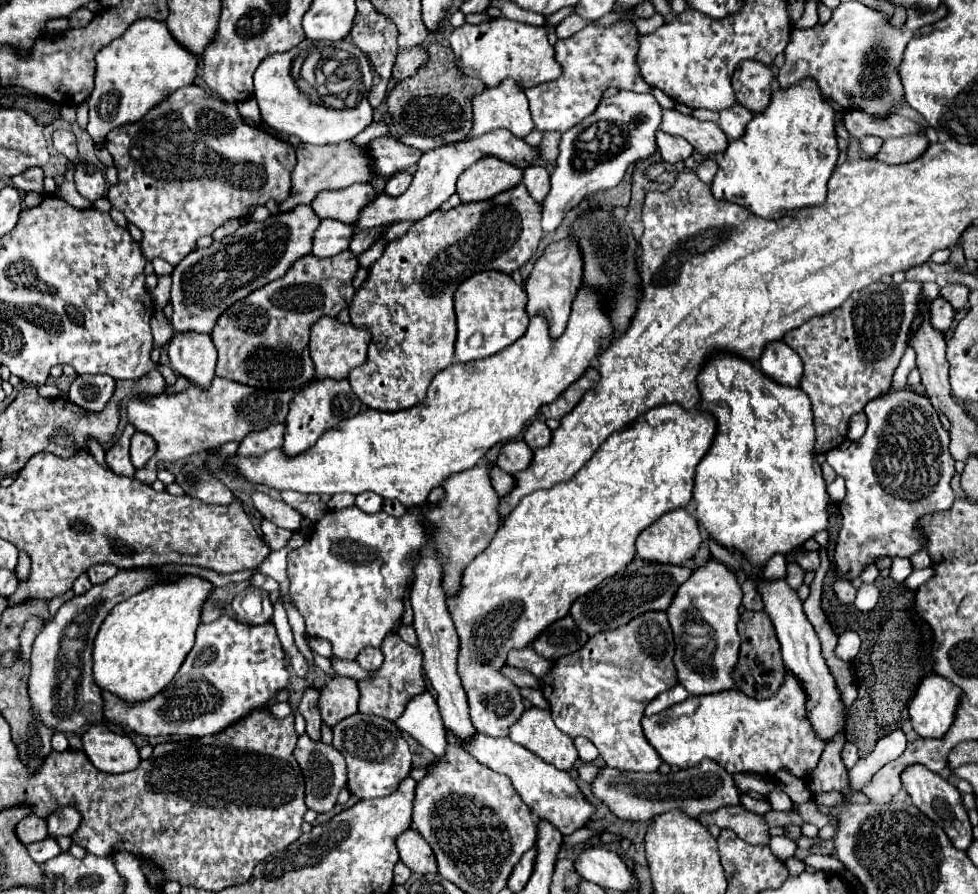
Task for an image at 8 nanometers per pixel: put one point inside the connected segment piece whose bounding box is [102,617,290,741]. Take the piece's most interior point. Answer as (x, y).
(242, 667)

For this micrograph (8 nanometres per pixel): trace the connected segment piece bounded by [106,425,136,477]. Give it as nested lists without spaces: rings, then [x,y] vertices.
[[[126,425],[122,437],[106,451],[106,463],[108,467],[118,473],[118,475],[126,475],[132,477],[134,475],[134,465],[130,461],[130,437],[134,435],[134,427]]]

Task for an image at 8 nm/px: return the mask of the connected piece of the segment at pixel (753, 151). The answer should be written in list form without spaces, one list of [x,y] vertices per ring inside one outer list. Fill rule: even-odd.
[[[800,81],[790,89],[778,89],[770,107],[748,123],[744,137],[728,143],[712,191],[714,197],[738,203],[766,219],[780,211],[820,205],[838,153],[834,107],[818,93],[814,81]]]

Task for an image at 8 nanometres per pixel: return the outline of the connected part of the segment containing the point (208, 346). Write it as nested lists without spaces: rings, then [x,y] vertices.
[[[174,333],[168,343],[170,367],[200,387],[214,379],[216,347],[208,333]]]

